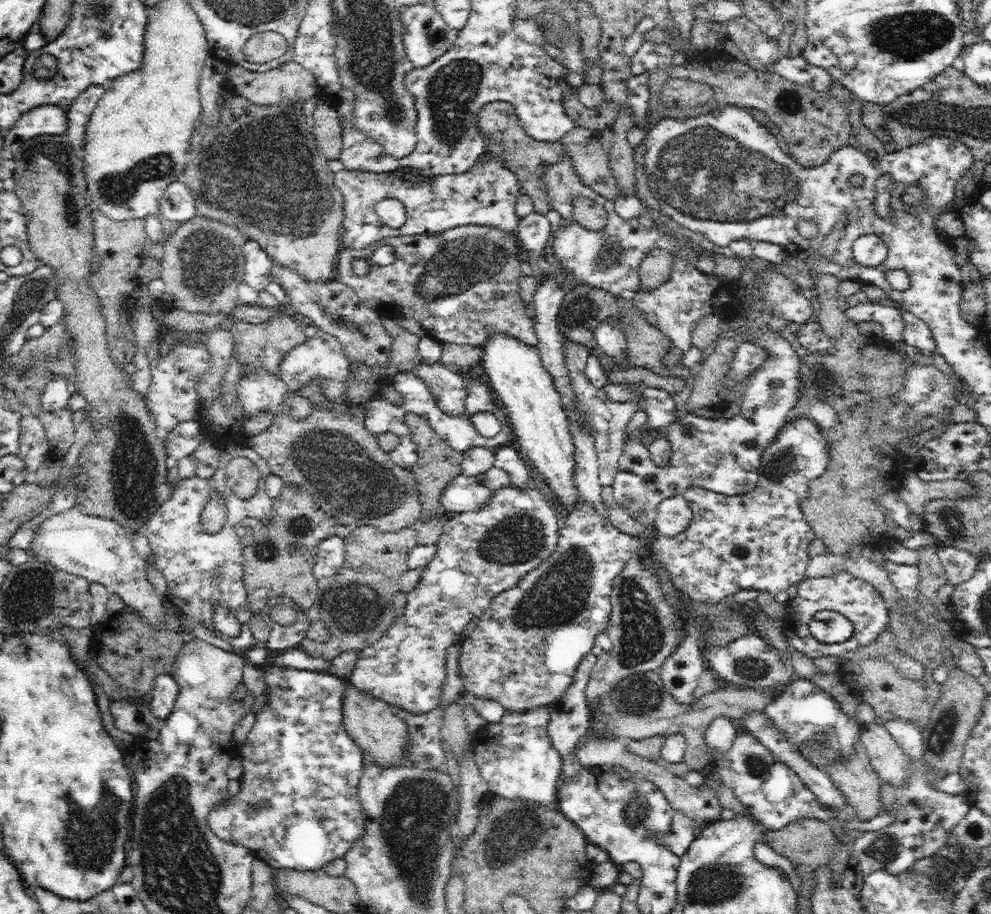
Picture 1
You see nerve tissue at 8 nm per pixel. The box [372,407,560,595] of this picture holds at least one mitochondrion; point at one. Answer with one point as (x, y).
(519, 539)

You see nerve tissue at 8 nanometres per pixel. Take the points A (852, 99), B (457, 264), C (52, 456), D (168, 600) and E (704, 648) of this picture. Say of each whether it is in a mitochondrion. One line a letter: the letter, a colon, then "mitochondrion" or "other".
A: other
B: mitochondrion
C: other
D: other
E: other

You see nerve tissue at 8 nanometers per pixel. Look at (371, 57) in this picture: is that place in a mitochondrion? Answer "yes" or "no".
yes

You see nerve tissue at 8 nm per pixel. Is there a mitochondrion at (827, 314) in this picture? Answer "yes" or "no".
no

